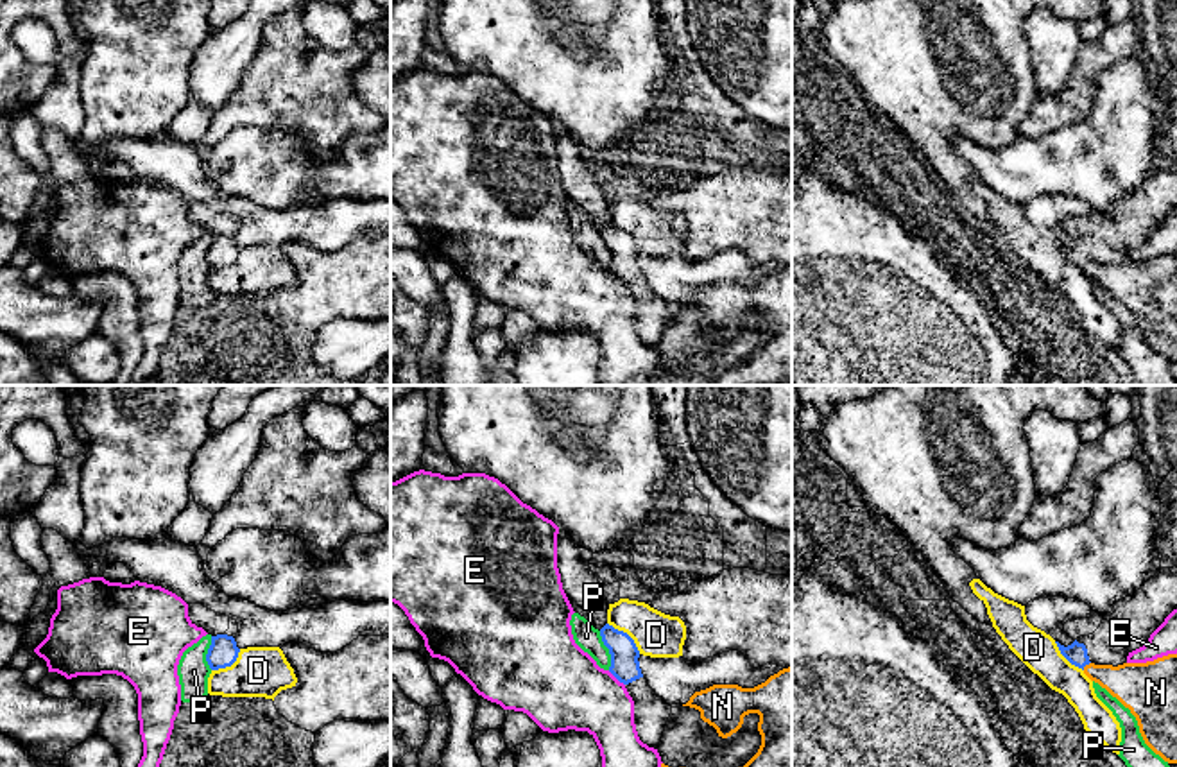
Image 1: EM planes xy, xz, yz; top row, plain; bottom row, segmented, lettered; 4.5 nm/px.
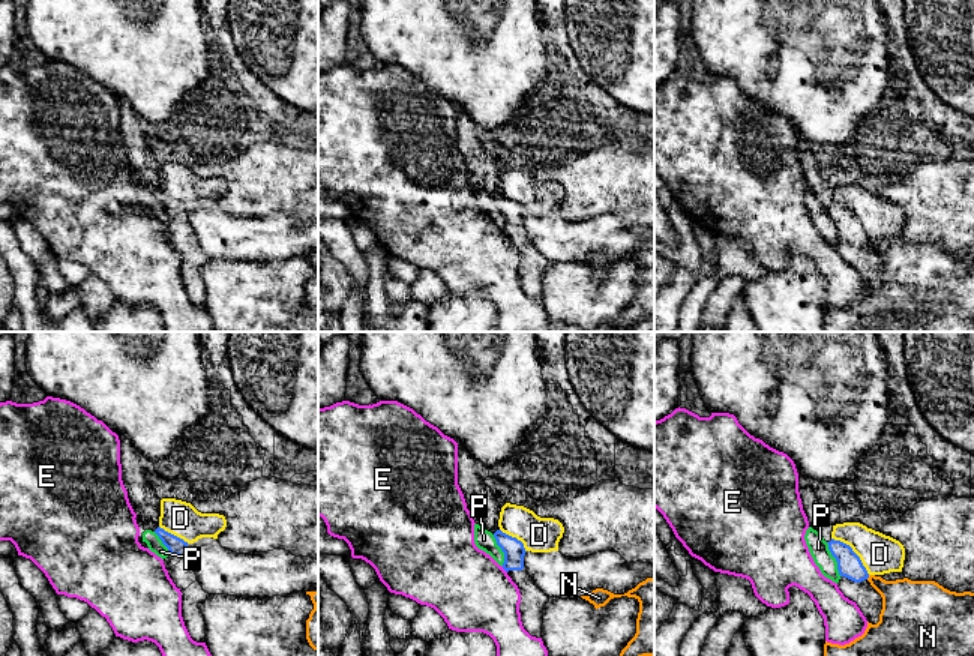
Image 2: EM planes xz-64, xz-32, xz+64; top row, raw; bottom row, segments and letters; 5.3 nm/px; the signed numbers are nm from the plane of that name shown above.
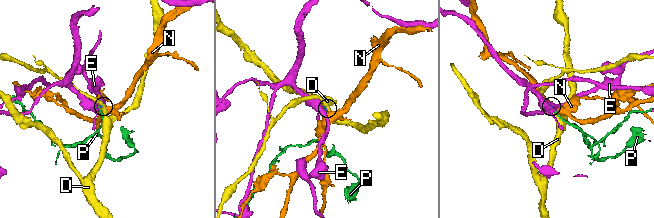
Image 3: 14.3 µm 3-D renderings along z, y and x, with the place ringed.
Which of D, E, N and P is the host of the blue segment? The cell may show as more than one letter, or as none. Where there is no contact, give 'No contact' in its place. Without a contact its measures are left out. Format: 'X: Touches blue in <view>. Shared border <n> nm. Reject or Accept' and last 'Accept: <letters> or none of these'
D: Touches blue in xz. Shared border 200 nm. Reject
E: Touches blue in xz. Shared border 100 nm. Reject
N: Touches blue in yz. Shared border 50 nm. Reject
P: Touches blue in xz. Shared border 180 nm. Reject
Accept: none of these

